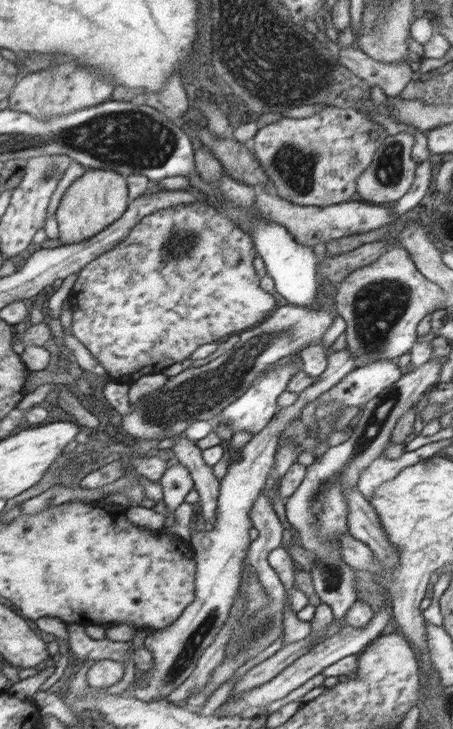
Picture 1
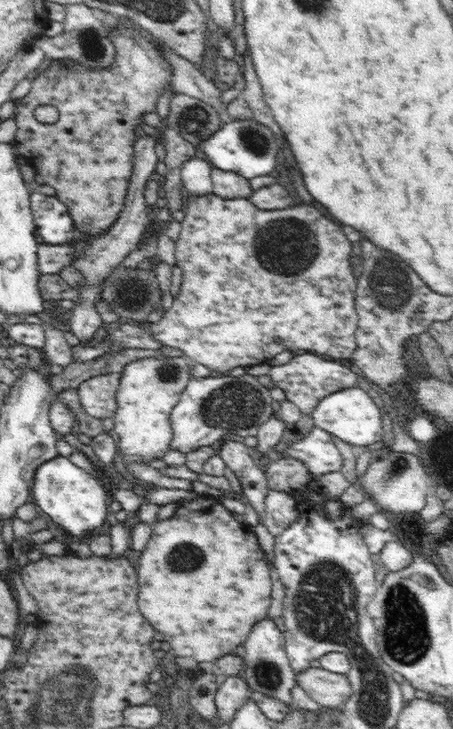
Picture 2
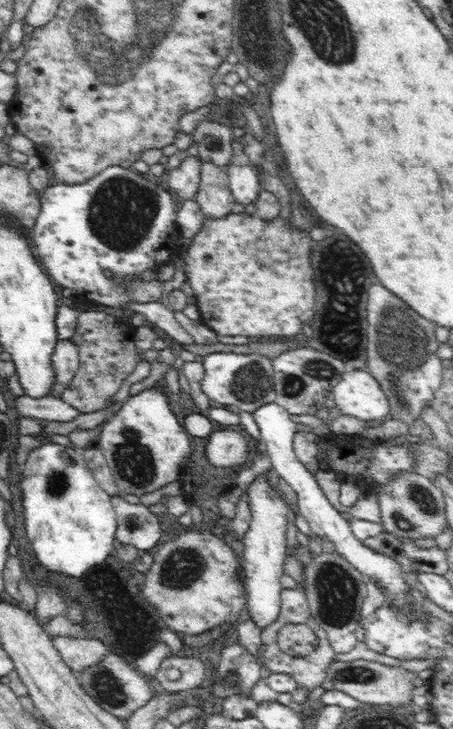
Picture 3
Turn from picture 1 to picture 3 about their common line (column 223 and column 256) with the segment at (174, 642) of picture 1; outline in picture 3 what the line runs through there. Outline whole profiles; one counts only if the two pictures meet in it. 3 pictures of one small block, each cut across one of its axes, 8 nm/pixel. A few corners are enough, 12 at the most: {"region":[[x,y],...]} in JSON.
{"region":[[266,480],[246,486],[249,619],[280,614],[288,505]]}

